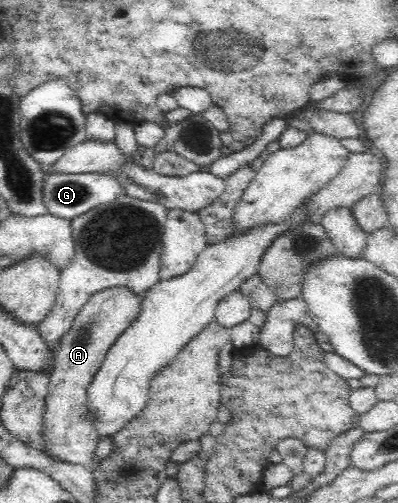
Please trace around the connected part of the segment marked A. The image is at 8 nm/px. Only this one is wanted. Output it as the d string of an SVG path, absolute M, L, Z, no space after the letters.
M128 286L101 288L77 310L69 330L57 340L53 350L57 366L50 376L44 416L46 448L58 460L92 469L101 462L94 457L100 437L88 412L91 403L86 389L103 366L108 350L117 337L139 316L141 301L147 291L133 292Z

